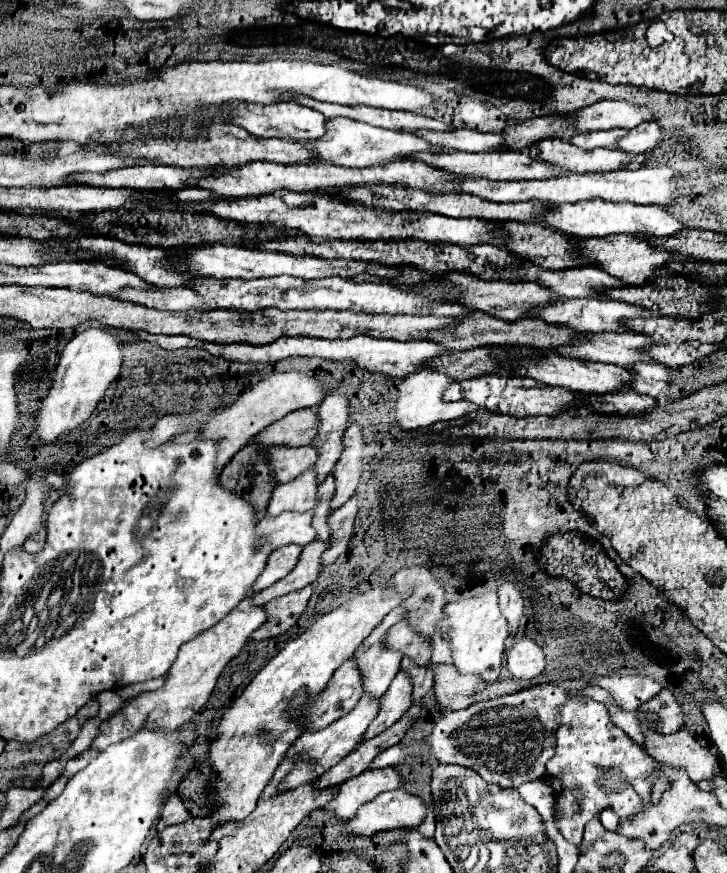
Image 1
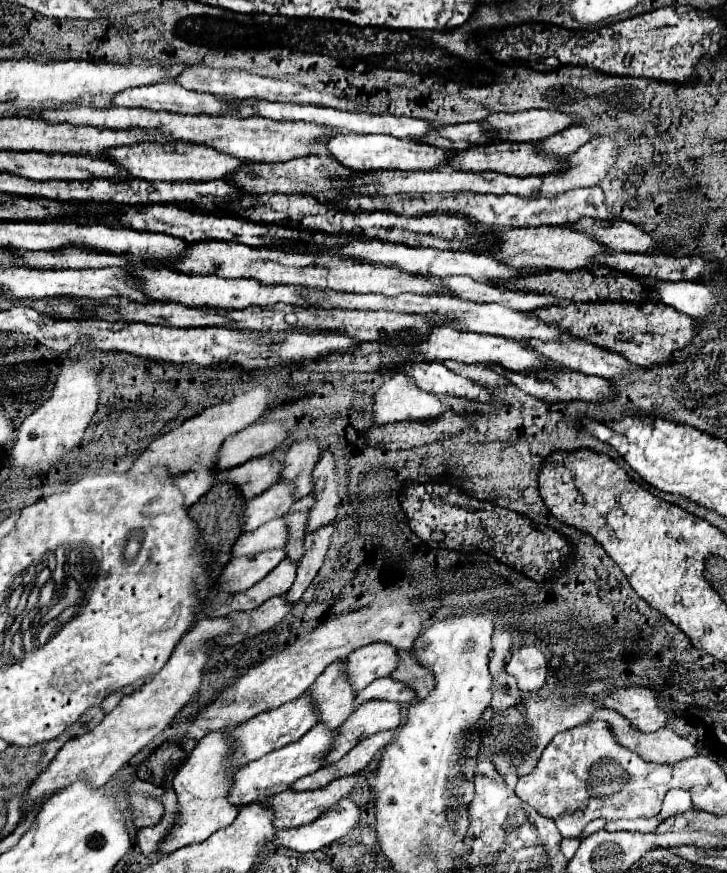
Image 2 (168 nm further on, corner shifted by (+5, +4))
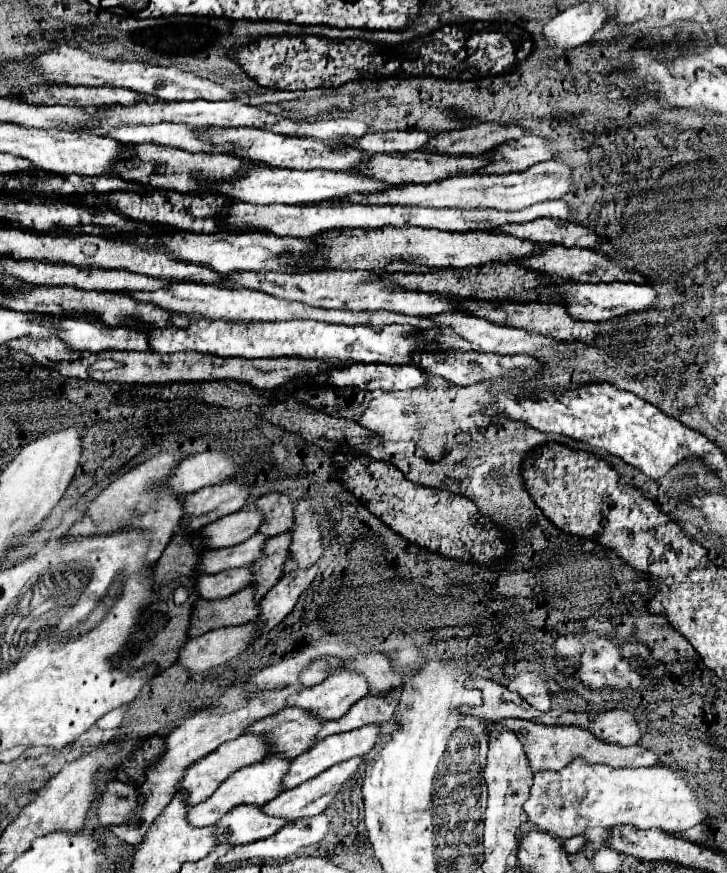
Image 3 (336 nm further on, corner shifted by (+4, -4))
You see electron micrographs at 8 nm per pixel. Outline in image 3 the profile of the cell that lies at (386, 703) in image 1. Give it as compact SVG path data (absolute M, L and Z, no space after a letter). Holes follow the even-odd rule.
M364 726L364 728L358 728L358 730L350 730L346 734L334 734L326 740L316 742L310 750L302 752L300 756L296 756L290 762L290 768L288 768L286 776L282 778L282 790L292 790L292 788L300 786L302 782L306 782L310 778L316 778L320 772L332 768L334 764L340 764L340 762L350 760L354 756L364 756L364 754L372 752L376 742L378 742L378 732L380 732L380 726Z

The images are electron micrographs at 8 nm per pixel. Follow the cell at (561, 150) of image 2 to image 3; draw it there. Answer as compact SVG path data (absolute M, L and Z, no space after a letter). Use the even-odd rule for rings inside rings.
M524 134L520 140L504 142L498 148L490 150L490 154L492 154L492 162L486 168L482 168L482 174L484 172L510 174L510 170L522 172L538 162L552 158L552 150L548 142L532 134Z

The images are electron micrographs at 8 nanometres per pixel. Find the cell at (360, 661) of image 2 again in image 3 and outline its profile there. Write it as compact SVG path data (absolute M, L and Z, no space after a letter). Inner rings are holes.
M336 672L326 682L302 692L292 694L286 700L286 708L300 708L320 720L336 720L344 716L354 702L368 694L368 684L358 672Z

